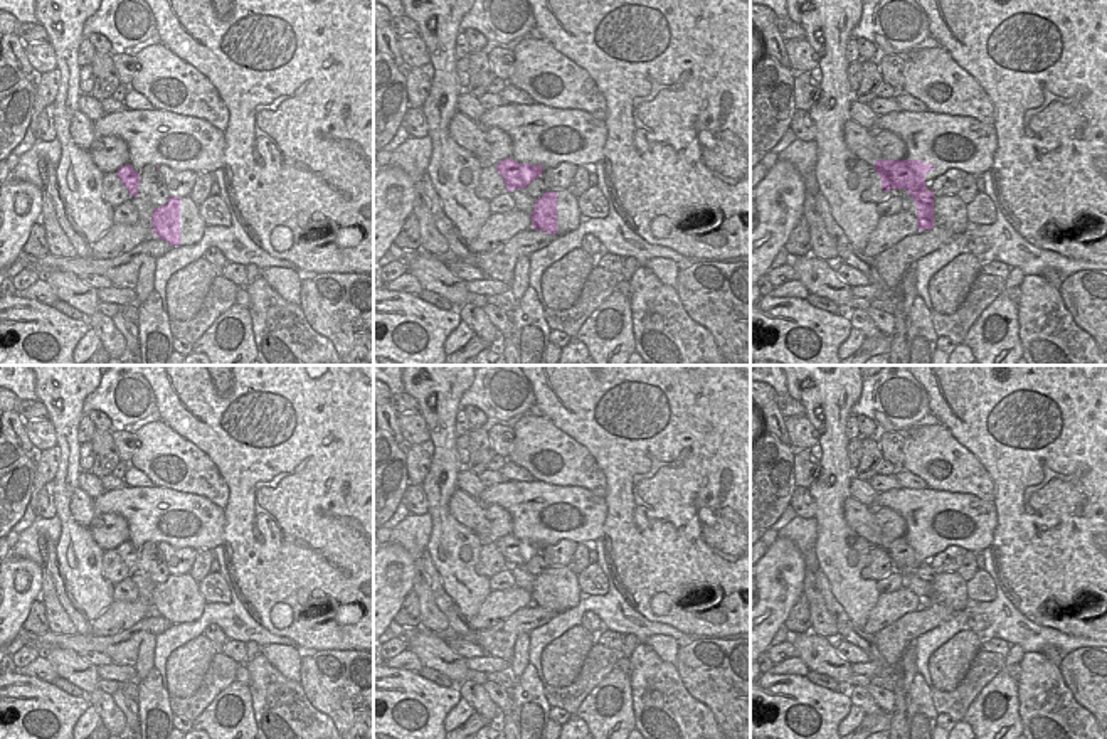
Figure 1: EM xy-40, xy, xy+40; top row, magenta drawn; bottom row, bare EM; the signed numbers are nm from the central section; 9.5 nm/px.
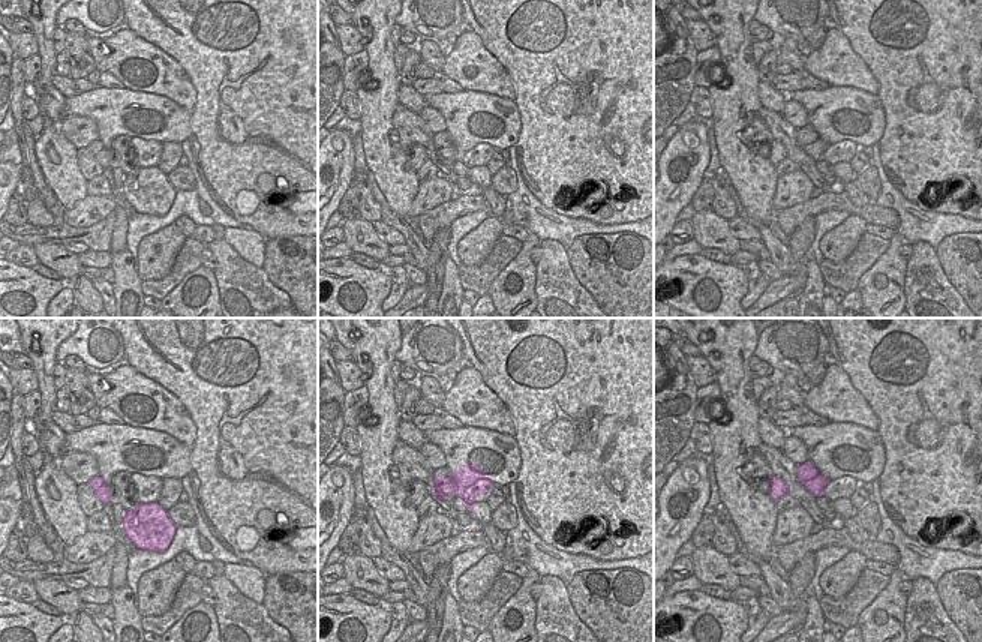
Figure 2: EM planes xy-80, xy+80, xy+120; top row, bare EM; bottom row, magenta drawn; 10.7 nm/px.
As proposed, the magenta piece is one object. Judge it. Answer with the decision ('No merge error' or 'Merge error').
Merge error

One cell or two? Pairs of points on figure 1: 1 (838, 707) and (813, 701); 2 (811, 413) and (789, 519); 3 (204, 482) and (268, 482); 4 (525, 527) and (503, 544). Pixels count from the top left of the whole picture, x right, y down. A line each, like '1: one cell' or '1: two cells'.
1: one cell
2: two cells
3: two cells
4: two cells

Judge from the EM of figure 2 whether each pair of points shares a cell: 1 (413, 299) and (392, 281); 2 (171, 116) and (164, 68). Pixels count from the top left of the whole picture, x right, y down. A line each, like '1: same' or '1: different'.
1: different
2: different

